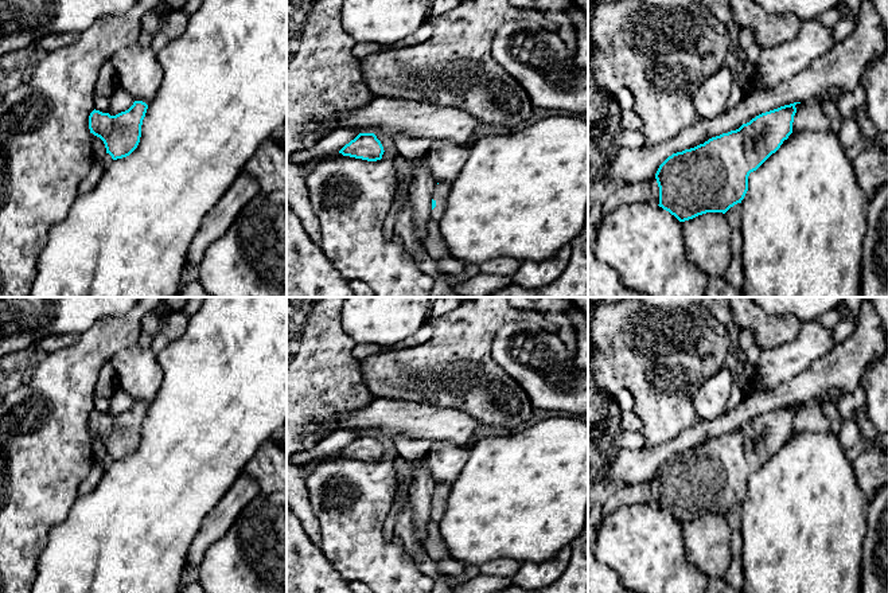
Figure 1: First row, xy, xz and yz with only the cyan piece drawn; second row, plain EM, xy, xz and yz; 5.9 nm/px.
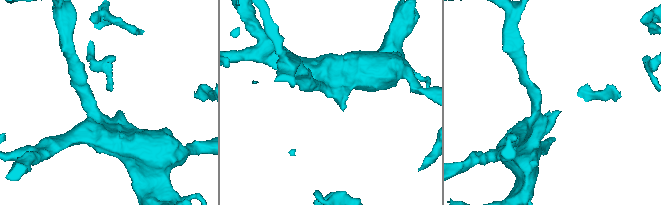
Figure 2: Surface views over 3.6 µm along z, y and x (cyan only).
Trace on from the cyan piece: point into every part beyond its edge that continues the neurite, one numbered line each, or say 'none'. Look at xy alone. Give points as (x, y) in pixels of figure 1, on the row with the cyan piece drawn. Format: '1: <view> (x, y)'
none

